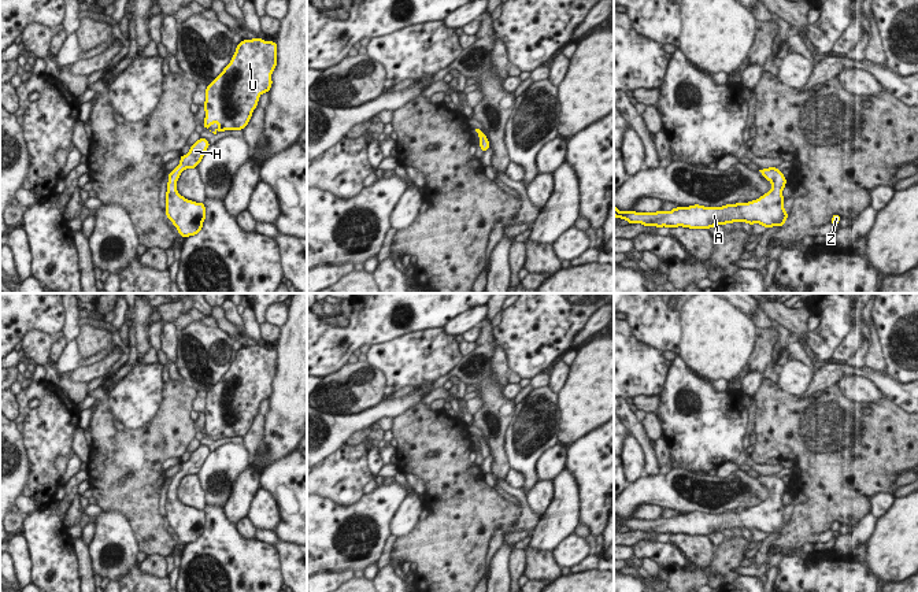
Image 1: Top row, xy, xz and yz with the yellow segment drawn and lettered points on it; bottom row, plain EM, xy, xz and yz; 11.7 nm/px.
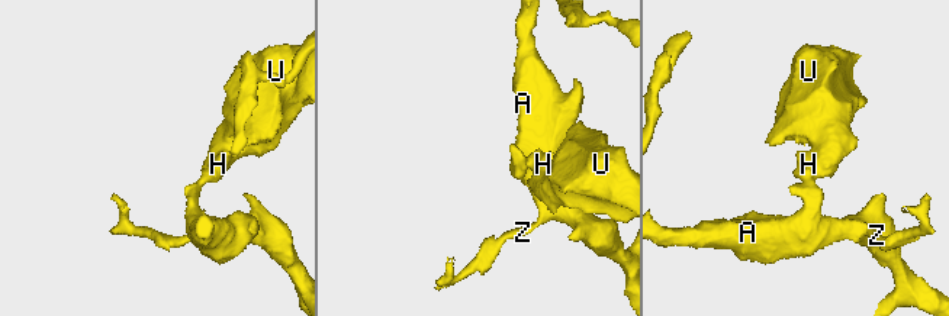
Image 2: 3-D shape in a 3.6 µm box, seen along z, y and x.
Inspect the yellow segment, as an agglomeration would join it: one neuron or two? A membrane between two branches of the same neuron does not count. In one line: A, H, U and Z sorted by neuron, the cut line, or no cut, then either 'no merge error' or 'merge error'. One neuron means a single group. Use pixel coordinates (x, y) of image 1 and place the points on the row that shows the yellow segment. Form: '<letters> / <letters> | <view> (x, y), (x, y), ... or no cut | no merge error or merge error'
A H U Z | no cut | no merge error

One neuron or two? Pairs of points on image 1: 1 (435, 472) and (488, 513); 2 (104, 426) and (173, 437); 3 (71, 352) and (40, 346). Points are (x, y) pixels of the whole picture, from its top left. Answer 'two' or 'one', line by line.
1: one
2: one
3: two

